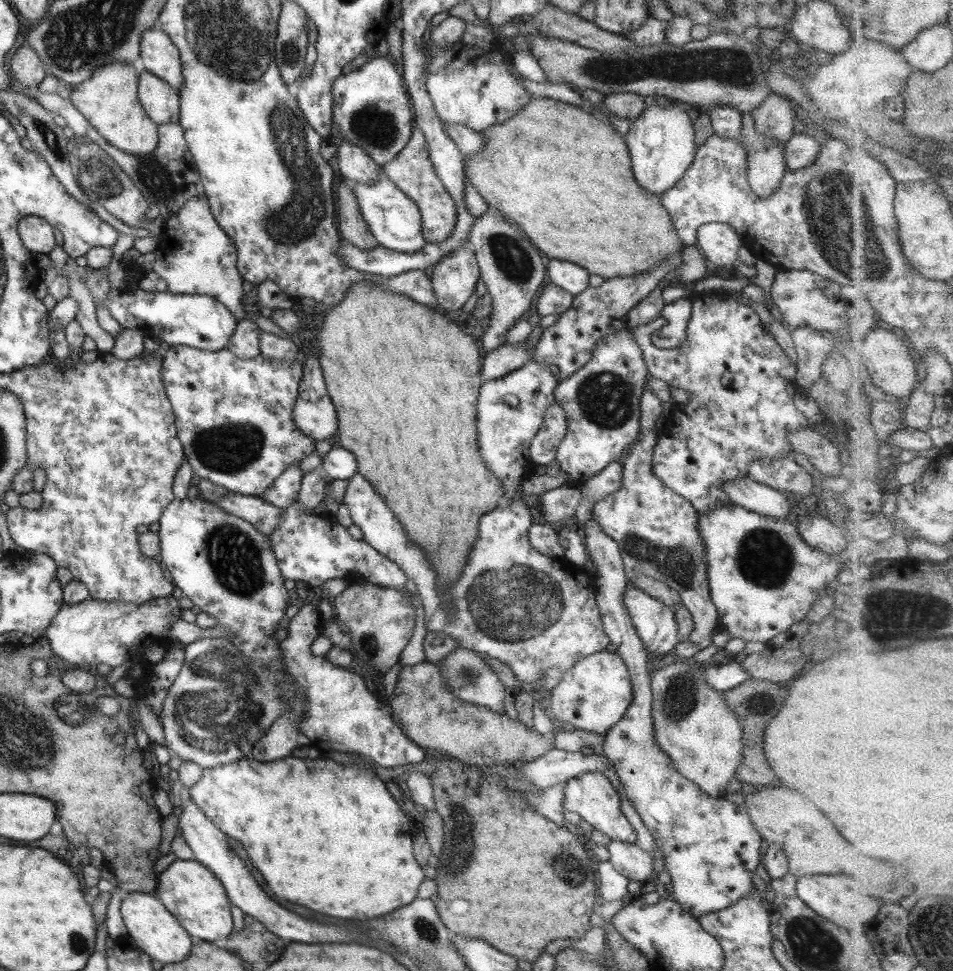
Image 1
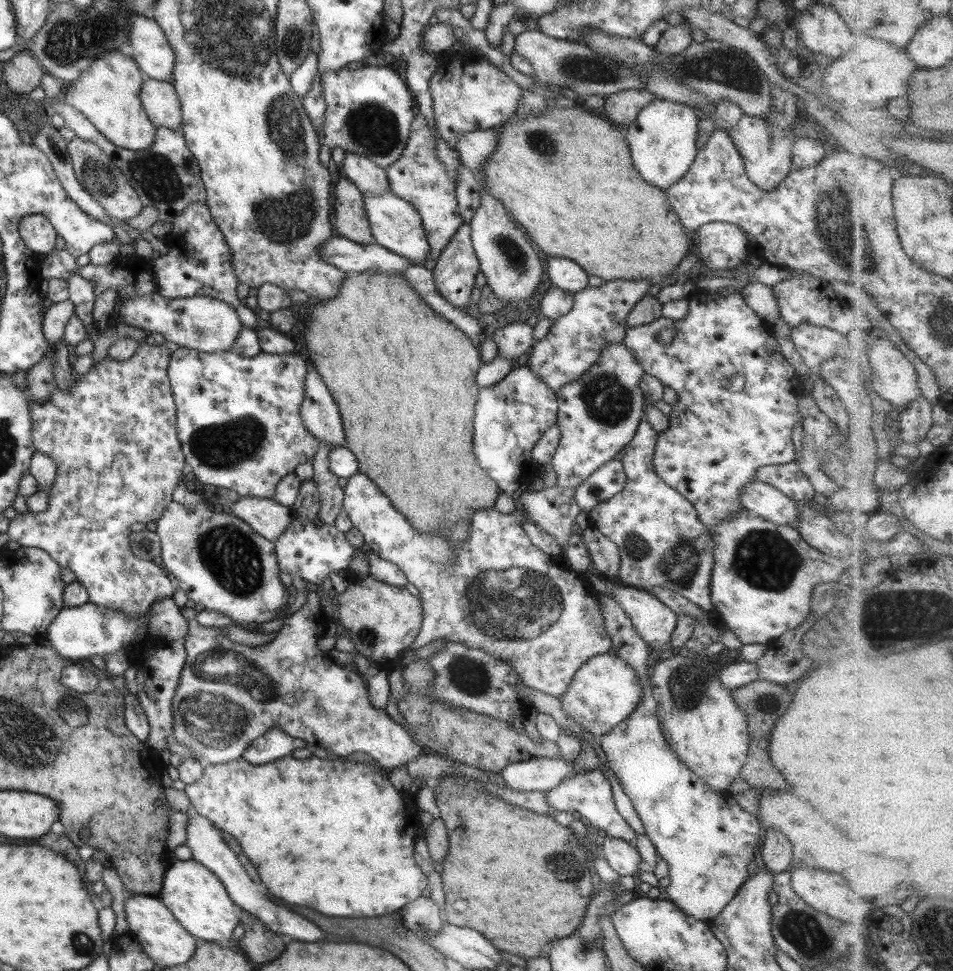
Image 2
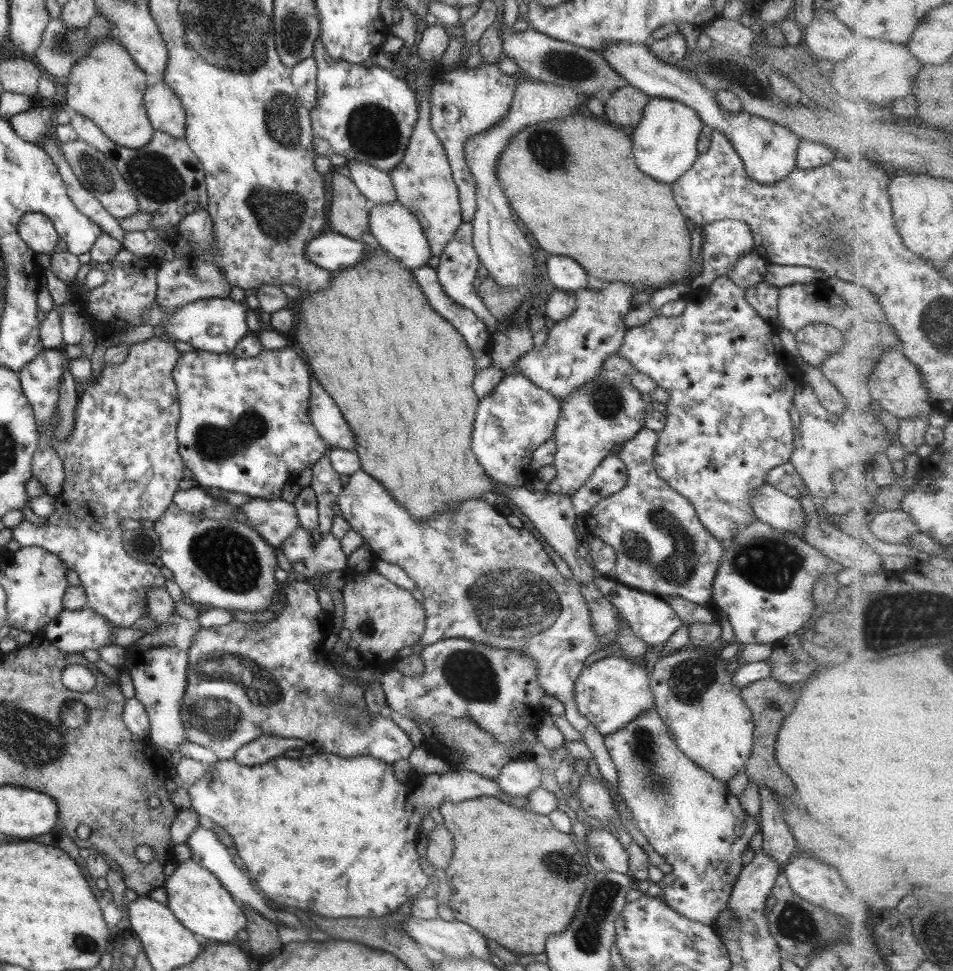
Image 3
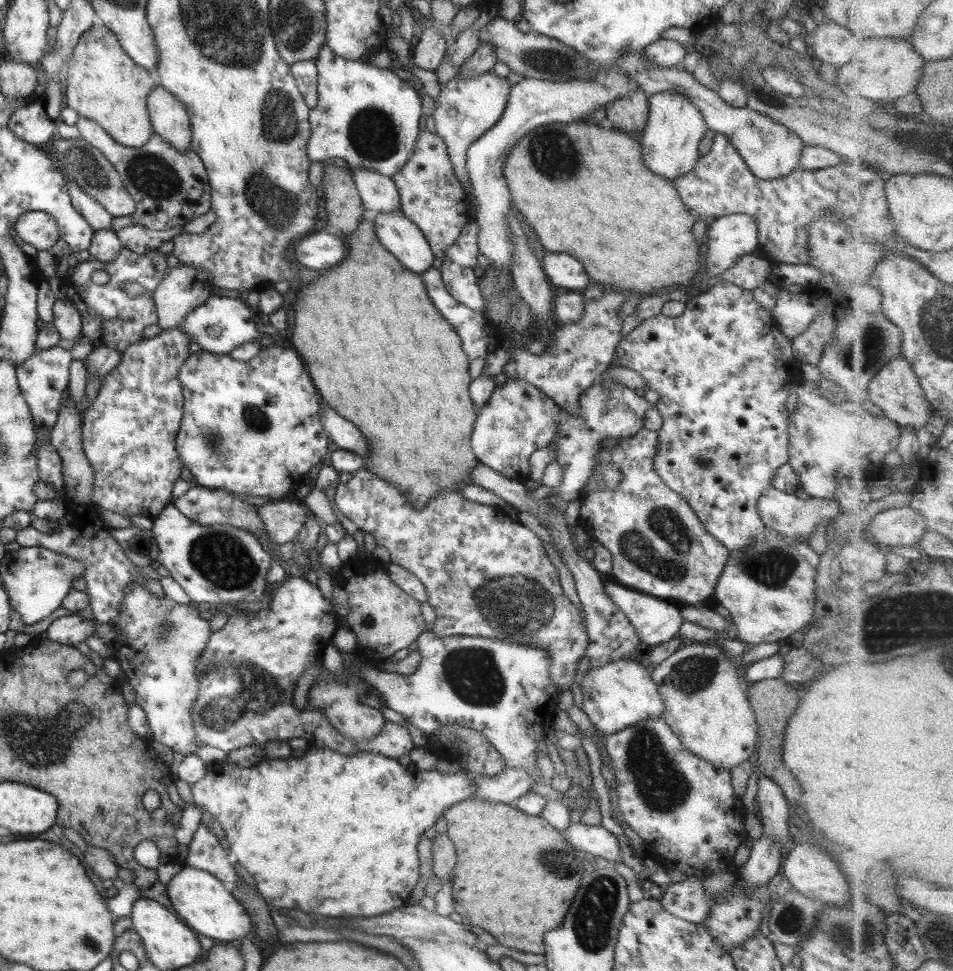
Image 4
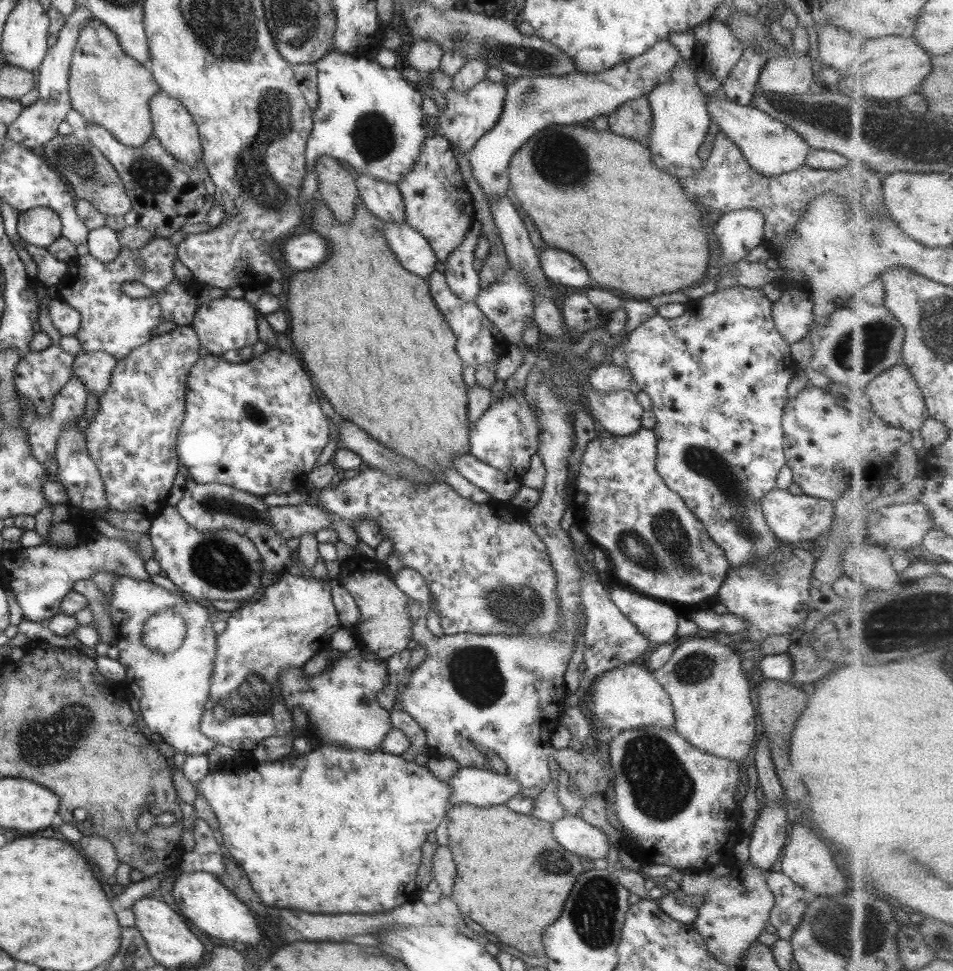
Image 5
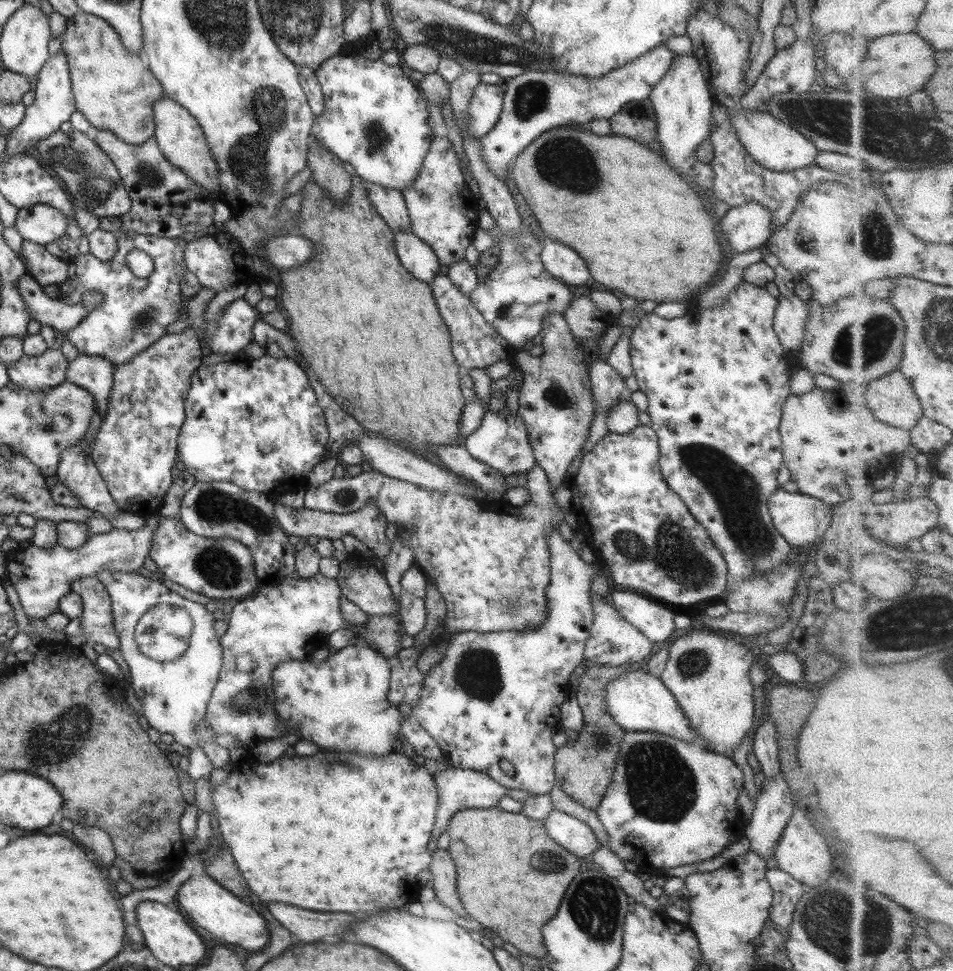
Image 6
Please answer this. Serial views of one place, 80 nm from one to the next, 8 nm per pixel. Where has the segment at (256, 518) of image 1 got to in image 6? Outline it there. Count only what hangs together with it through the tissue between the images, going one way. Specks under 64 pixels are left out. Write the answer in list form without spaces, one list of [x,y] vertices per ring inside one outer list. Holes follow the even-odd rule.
[[[277,501],[274,502],[273,510],[276,521],[287,536],[290,534],[298,537],[304,536],[305,538],[317,536],[319,539],[327,538],[330,540],[341,539],[343,536],[353,536],[361,544],[365,544],[368,550],[382,562],[389,554],[391,544],[385,537],[385,528],[388,522],[384,514],[380,513],[375,501],[367,501],[361,508],[340,515],[325,513],[319,510],[307,510],[304,506],[294,510]]]

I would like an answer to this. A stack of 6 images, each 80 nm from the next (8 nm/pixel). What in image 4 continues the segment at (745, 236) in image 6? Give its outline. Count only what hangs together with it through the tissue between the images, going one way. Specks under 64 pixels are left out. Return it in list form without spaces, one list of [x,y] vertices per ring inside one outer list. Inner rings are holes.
[[[728,214],[707,223],[705,271],[714,276],[729,270],[758,243],[758,228],[748,214]]]

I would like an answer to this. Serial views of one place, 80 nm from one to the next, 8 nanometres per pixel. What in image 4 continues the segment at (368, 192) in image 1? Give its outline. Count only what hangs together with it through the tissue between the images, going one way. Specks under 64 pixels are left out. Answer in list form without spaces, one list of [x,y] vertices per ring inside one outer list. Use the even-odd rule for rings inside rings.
[[[400,209],[378,214],[373,220],[375,234],[406,270],[419,275],[432,268],[433,254],[421,231],[402,215]]]

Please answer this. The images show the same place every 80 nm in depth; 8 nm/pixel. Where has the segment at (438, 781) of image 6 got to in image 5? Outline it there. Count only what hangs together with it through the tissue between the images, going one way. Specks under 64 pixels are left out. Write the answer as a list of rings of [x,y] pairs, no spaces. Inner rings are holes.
[[[458,767],[446,783],[450,795],[444,814],[454,804],[471,804],[479,808],[503,805],[521,789],[516,780],[504,774],[473,767]]]

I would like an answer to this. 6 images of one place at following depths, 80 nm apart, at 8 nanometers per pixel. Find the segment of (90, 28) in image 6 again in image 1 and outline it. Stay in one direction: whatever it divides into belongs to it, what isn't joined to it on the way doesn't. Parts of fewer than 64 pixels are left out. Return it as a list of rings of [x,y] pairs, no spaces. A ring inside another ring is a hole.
[[[113,61],[95,69],[87,80],[69,87],[68,101],[78,110],[83,119],[107,142],[107,144],[131,156],[149,155],[157,147],[157,124],[144,113],[137,96],[138,74],[131,64]]]

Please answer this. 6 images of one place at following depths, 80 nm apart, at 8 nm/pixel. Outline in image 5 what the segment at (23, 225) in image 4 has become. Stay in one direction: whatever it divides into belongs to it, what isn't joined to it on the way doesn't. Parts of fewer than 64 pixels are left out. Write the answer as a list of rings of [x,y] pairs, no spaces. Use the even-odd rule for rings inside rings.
[[[33,207],[18,213],[16,231],[18,238],[44,249],[62,236],[59,216],[47,207]]]

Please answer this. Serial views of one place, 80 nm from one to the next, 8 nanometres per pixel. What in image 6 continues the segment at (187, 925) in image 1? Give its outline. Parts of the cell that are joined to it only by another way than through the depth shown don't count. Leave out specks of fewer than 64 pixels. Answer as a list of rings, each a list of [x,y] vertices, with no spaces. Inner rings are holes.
[[[207,874],[197,879],[186,880],[176,891],[177,901],[181,911],[197,925],[207,930],[213,937],[236,945],[243,950],[258,951],[267,944],[269,928],[259,914],[241,898],[231,894],[227,889],[217,884]]]

